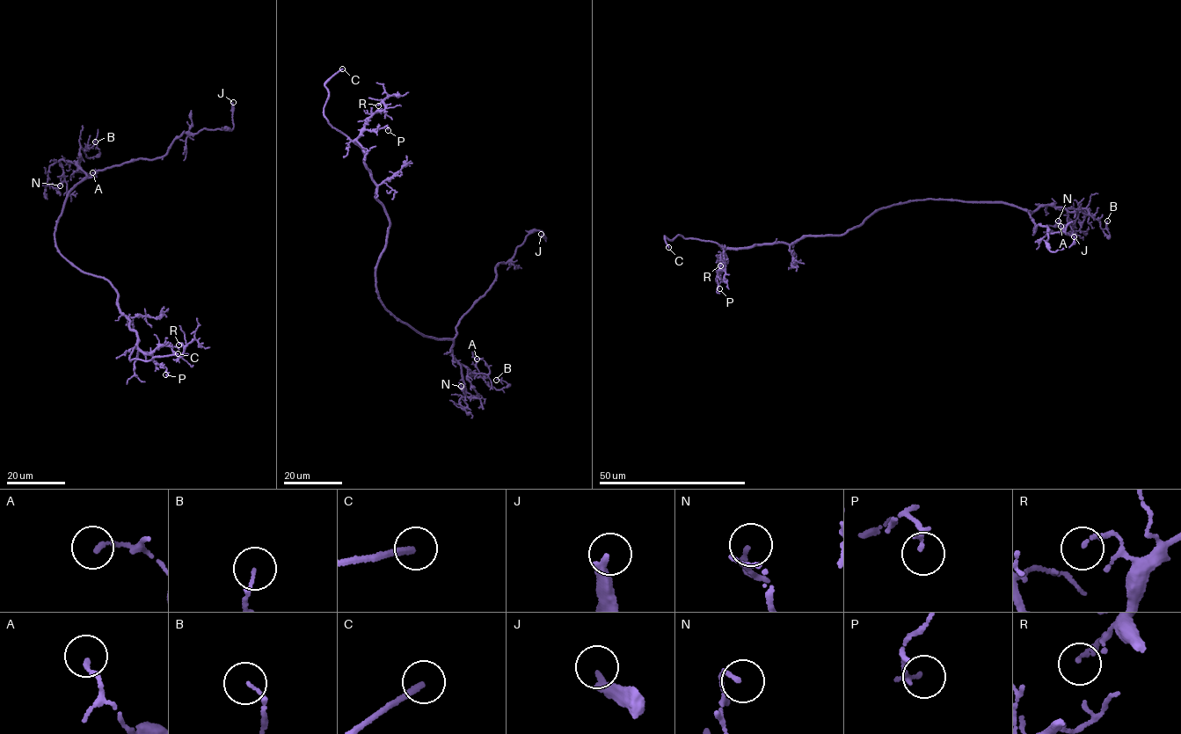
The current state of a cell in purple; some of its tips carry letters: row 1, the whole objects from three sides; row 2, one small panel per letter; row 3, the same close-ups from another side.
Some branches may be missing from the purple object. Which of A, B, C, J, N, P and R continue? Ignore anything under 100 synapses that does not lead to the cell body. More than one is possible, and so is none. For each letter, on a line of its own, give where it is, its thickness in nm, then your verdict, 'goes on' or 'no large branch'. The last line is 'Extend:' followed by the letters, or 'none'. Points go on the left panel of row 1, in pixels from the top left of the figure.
A: at (92, 172); 170 nm thick; no large branch
B: at (95, 141); 120 nm thick; no large branch
C: at (178, 353); 200 nm thick; goes on
J: at (233, 102); 240 nm thick; no large branch
N: at (60, 185); 150 nm thick; no large branch
P: at (165, 374); 140 nm thick; no large branch
R: at (178, 345); 130 nm thick; no large branch
Extend: C

